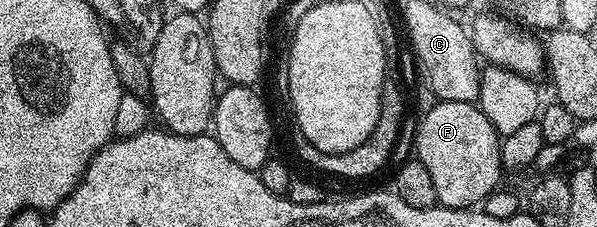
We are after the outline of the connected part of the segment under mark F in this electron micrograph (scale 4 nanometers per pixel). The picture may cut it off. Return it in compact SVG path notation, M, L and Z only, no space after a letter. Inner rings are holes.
M437 101L425 113L417 129L416 160L427 167L435 182L437 205L446 209L471 209L480 206L502 183L501 137L491 127L487 115L471 101Z

